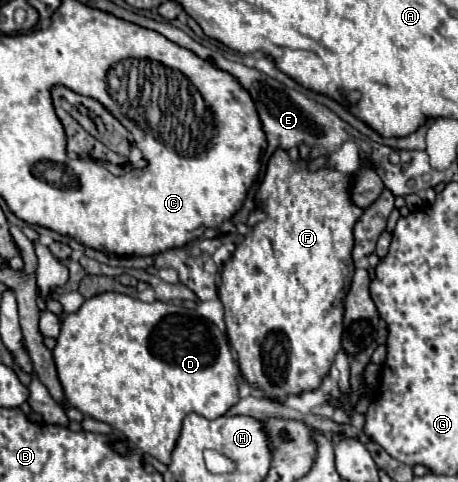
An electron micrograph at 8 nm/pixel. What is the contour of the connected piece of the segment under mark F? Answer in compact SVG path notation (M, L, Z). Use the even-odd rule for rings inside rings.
M276 151L272 155L272 159L268 161L268 167L266 167L266 177L260 185L260 191L258 191L258 203L264 207L266 211L266 219L262 223L258 223L254 227L254 231L250 235L246 235L246 239L242 241L242 245L236 247L232 259L222 267L222 285L218 289L218 297L224 305L224 321L226 321L226 333L228 333L228 339L230 339L230 345L232 349L236 351L238 355L238 363L240 363L240 375L252 385L252 387L258 387L266 393L268 399L272 401L282 401L284 397L288 395L300 395L304 391L314 391L320 387L322 379L328 375L330 371L330 365L340 349L340 339L342 339L342 315L344 315L344 297L346 297L346 291L350 289L350 283L352 283L352 277L354 277L354 263L352 263L352 245L354 245L354 235L352 235L352 229L354 229L354 223L358 221L358 217L362 215L362 209L358 209L352 201L350 201L350 175L344 175L344 173L338 173L336 169L332 167L324 167L316 173L310 173L308 171L308 161L298 161L294 163L290 159L290 155L286 151Z

